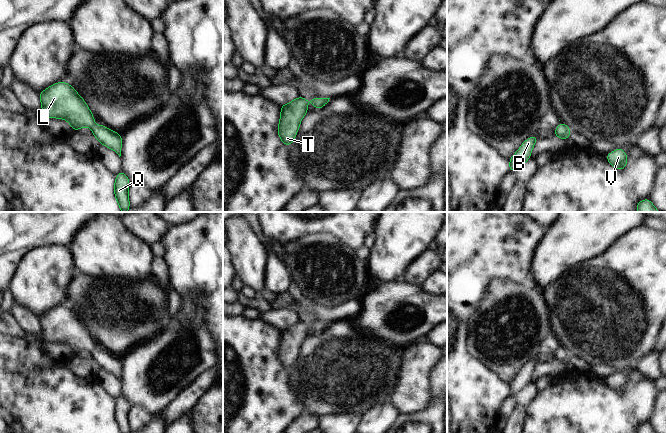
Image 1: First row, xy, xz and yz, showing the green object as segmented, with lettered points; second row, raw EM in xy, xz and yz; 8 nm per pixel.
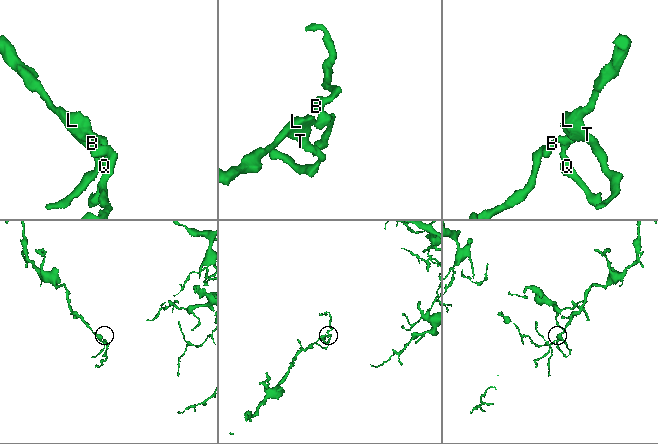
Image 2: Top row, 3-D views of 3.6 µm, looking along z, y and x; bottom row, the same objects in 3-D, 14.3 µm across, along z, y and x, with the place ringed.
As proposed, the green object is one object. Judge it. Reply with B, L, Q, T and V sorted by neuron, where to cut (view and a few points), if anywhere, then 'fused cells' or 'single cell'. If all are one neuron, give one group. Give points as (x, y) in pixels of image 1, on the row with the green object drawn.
B L Q T V | no cut | single cell

